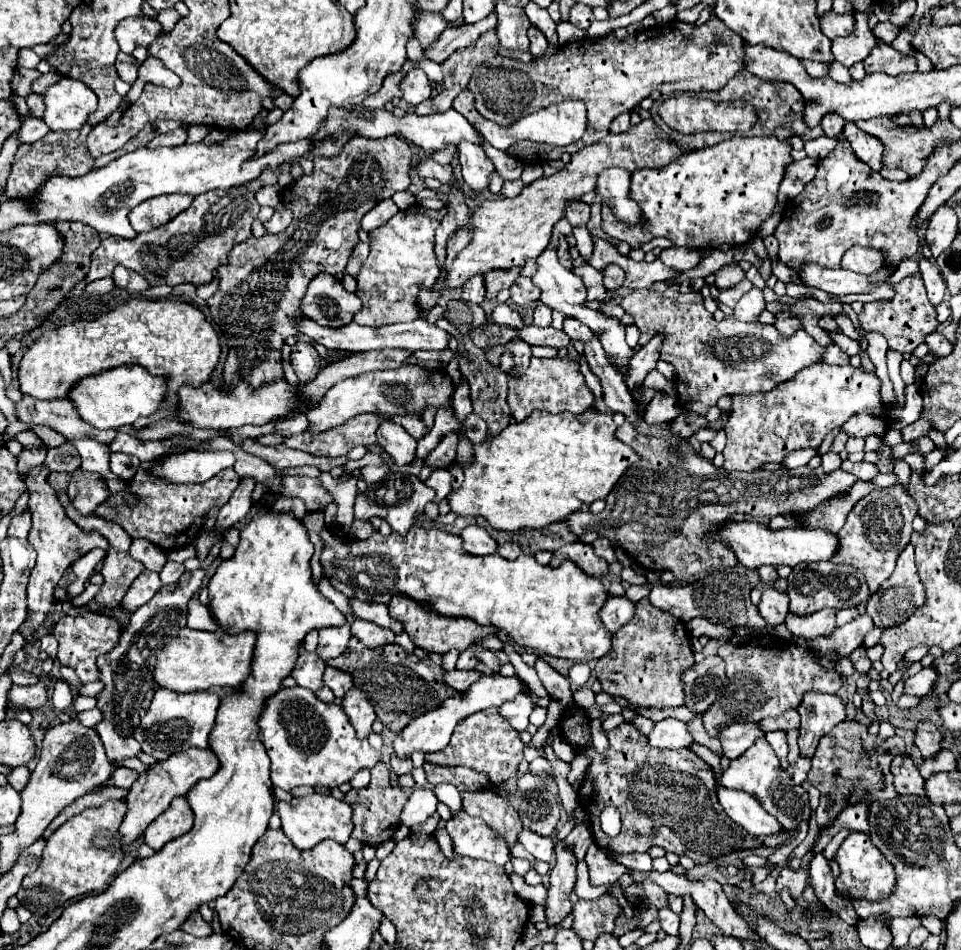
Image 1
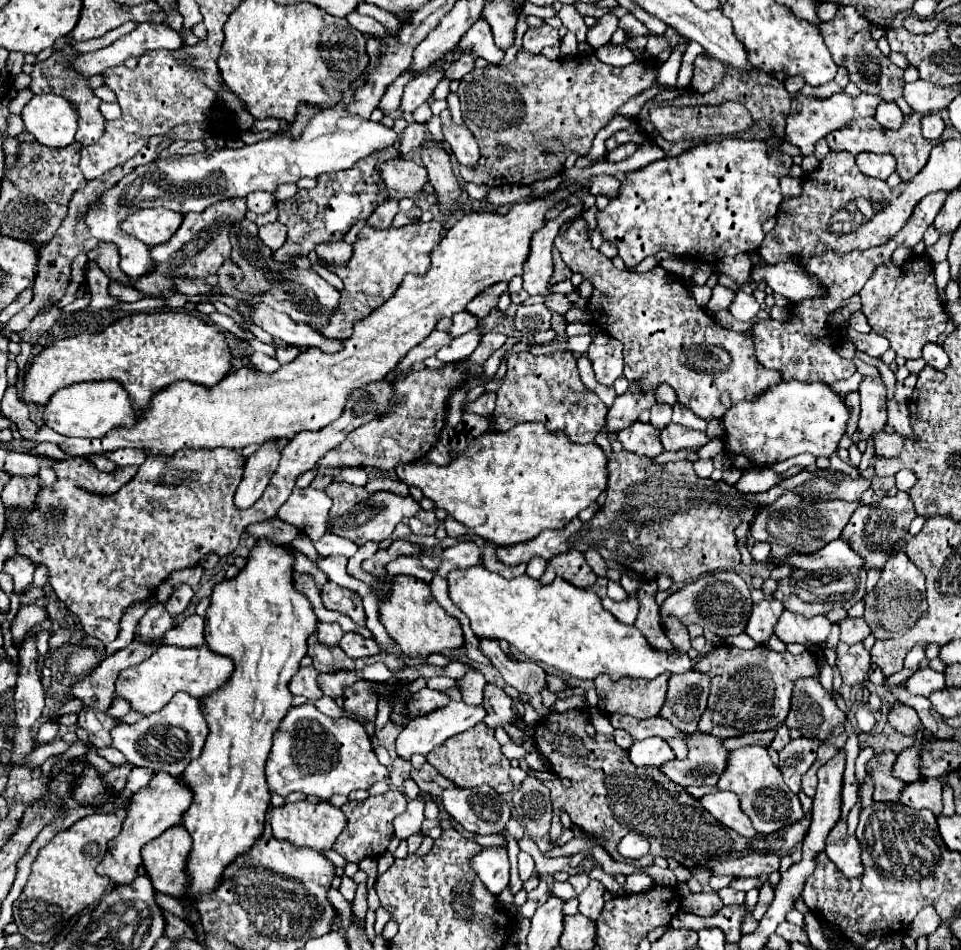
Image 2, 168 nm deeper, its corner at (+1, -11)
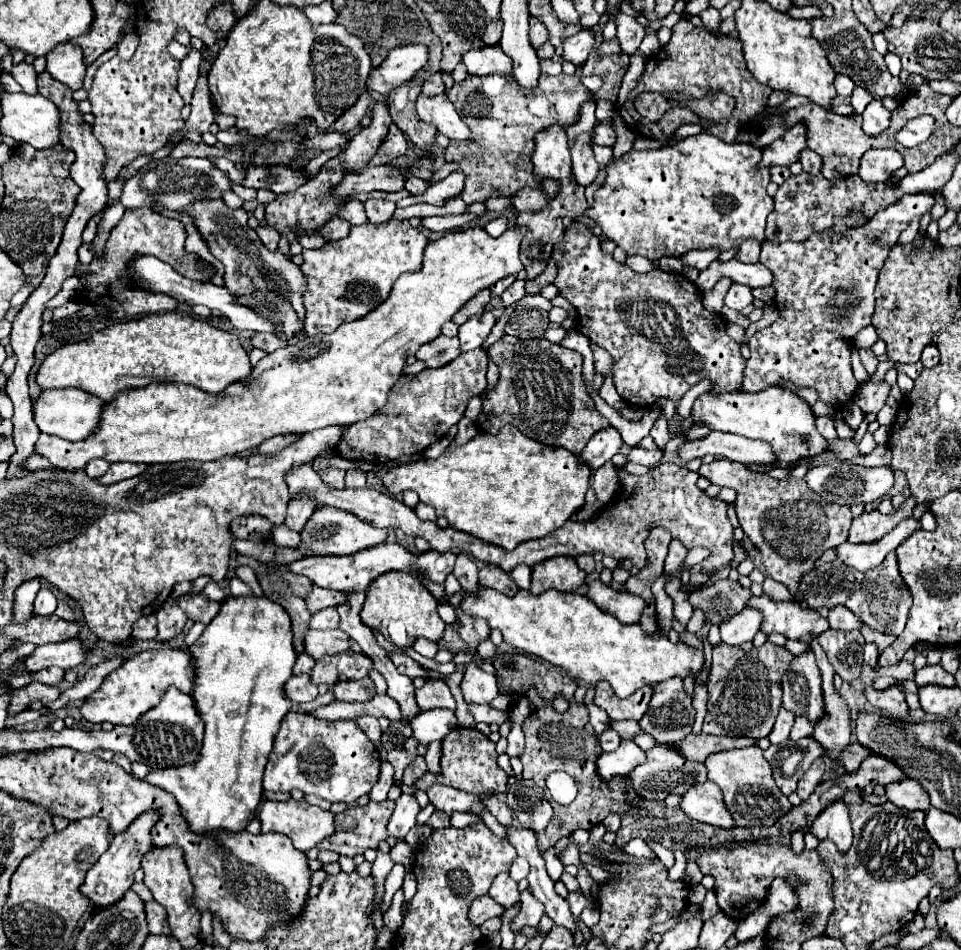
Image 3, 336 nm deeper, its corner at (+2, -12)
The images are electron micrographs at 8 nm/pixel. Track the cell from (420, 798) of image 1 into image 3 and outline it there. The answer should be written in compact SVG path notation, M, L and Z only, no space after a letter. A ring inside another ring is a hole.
M401 794L401 798L395 802L395 810L389 818L387 830L393 838L403 840L407 836L407 832L415 826L415 818L419 814L419 804L415 800L415 796L411 794Z

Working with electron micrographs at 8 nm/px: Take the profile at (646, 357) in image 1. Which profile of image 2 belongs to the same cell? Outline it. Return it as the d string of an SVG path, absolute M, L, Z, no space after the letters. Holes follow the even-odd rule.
M630 383L628 393L616 397L614 405L608 411L608 419L606 419L606 431L608 435L616 435L622 429L630 427L636 417L640 415L640 411L650 409L656 403L654 393L644 393L640 391L640 387L636 387L636 383Z

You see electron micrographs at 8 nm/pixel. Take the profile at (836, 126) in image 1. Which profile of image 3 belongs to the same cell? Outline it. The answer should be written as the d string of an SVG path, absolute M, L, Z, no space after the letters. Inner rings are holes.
M805 148L801 152L801 164L803 164L803 170L805 172L821 172L821 166L823 166L823 160L817 152L811 152L809 148Z

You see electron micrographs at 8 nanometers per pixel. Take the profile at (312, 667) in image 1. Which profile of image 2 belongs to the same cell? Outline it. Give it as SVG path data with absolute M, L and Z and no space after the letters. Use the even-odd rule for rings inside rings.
M310 665L310 667L302 667L288 683L288 689L292 691L292 695L304 695L308 701L316 701L322 697L322 691L316 683L318 671Z

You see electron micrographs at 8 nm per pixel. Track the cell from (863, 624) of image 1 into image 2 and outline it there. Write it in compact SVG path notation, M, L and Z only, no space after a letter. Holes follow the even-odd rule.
M846 617L840 621L840 639L844 643L860 643L870 635L870 627L864 617Z

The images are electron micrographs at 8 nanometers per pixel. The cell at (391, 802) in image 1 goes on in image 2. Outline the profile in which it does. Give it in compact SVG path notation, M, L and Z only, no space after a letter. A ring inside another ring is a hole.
M392 789L388 791L386 795L376 795L376 797L368 797L366 801L362 803L348 803L346 809L342 807L342 811L346 813L346 819L348 819L348 825L346 829L338 835L338 839L334 841L334 851L340 853L346 861L350 863L358 863L362 861L364 857L378 857L380 853L386 851L388 843L390 843L390 837L394 835L392 831L392 821L394 817L402 815L404 813L404 807L406 807L406 799L400 791Z

